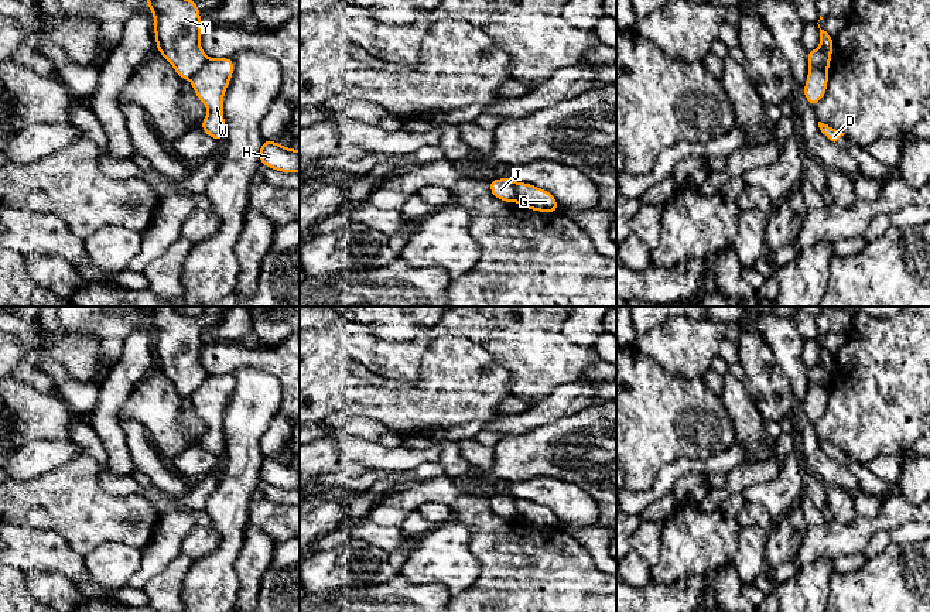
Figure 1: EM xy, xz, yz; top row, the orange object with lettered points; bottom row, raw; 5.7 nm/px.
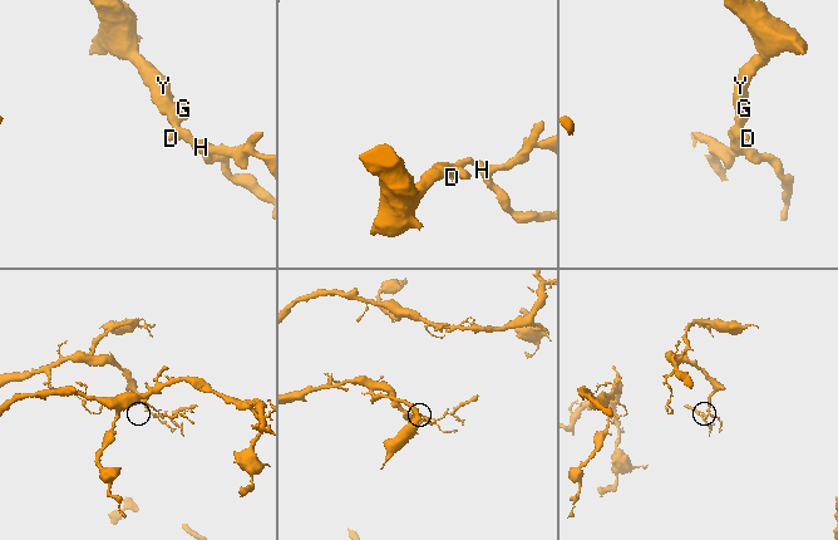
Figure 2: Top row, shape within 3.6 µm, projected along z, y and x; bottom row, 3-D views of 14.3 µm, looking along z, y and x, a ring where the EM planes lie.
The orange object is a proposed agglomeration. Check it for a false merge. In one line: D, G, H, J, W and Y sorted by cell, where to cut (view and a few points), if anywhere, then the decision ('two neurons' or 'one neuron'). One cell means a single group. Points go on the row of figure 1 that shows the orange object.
D G H W / J Y; cut in xy along (208, 58), (191, 79); two neurons

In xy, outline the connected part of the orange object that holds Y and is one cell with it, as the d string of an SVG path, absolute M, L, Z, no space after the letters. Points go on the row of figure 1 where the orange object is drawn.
M147 0L160 52L181 79L192 79L206 62L201 47L201 13L195 0Z

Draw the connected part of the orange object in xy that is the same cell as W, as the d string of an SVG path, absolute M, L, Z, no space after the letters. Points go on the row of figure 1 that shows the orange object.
M208 58L199 72L191 79L196 98L208 107L208 116L201 122L205 134L223 141L226 123L223 117L223 95L235 72L232 58Z

